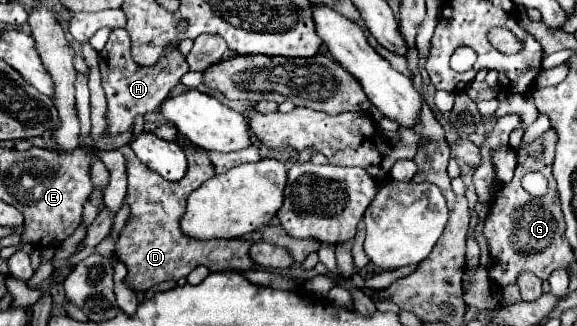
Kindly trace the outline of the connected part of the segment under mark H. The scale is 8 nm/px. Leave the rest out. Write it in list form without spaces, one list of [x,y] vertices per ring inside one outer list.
[[[113,29],[109,35],[107,45],[99,53],[99,71],[101,71],[101,83],[107,95],[107,137],[117,137],[125,131],[129,131],[135,123],[135,117],[147,115],[159,107],[159,103],[169,95],[169,91],[181,81],[181,77],[189,71],[185,57],[171,49],[167,51],[153,67],[141,67],[137,65],[131,55],[131,41],[125,29]]]

